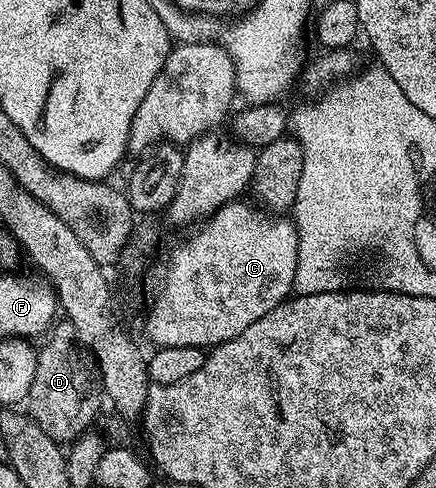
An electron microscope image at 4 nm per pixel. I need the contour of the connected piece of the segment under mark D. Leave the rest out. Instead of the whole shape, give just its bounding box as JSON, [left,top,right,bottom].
[26,318,102,445]

